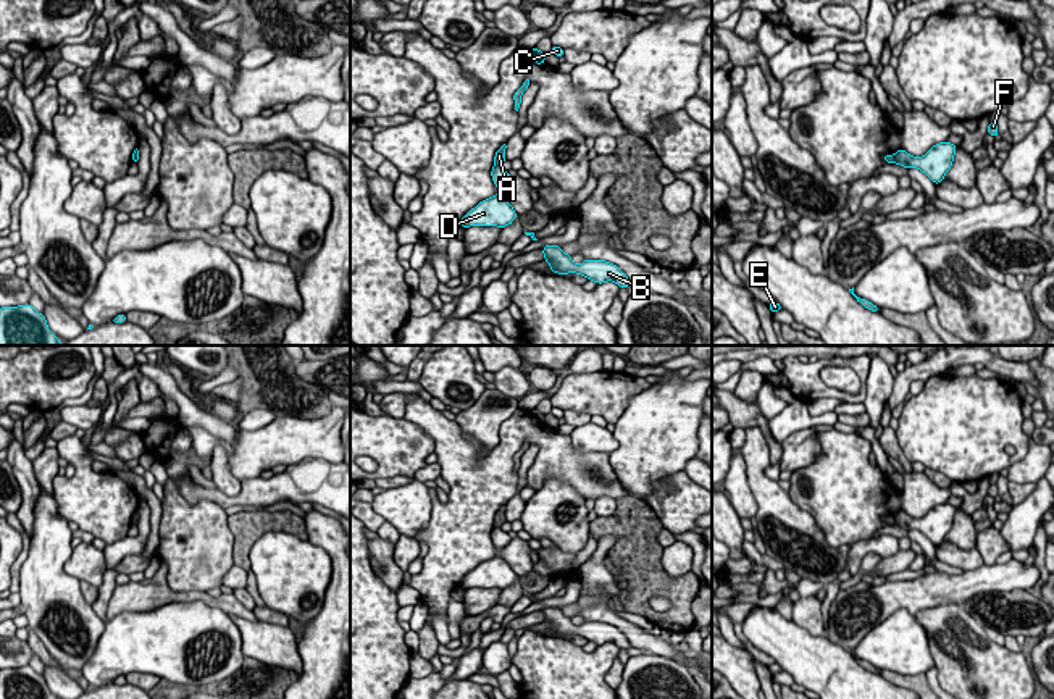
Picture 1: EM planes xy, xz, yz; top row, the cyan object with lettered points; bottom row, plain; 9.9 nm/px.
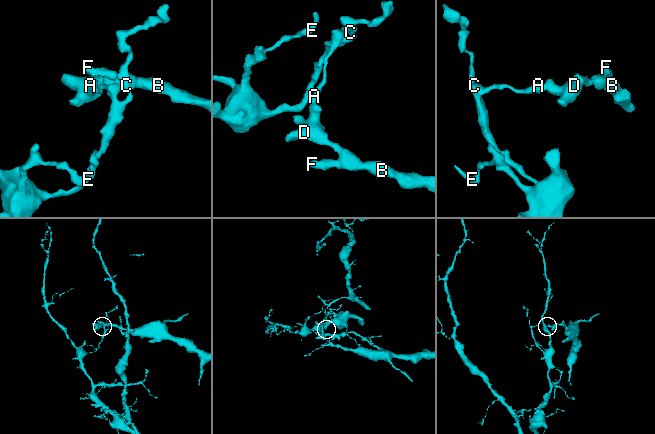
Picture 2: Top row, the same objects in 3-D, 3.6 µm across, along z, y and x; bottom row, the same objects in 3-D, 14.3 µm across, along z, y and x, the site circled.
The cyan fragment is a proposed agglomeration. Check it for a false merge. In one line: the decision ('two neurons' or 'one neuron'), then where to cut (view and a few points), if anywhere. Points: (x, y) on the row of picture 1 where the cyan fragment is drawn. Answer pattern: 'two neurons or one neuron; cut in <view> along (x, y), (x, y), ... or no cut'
two neurons; cut in xz along (494, 165), (499, 167)

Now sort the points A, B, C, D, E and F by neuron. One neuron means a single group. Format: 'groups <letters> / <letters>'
groups A C E / B D F

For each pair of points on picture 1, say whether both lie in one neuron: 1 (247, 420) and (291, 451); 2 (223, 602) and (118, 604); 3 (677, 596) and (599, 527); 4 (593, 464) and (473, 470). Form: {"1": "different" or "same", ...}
{"1": "different", "2": "same", "3": "same", "4": "same"}

